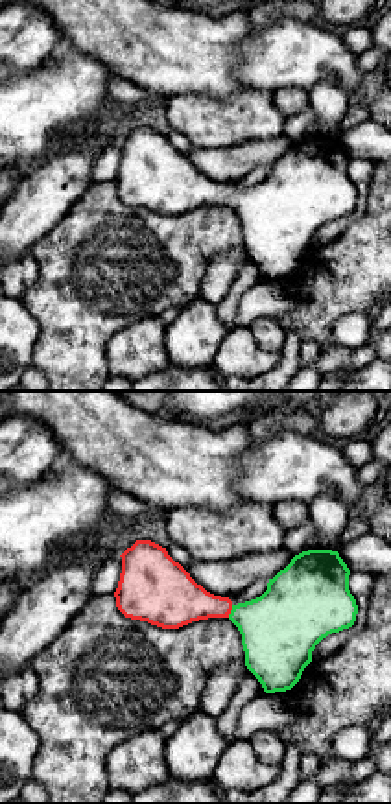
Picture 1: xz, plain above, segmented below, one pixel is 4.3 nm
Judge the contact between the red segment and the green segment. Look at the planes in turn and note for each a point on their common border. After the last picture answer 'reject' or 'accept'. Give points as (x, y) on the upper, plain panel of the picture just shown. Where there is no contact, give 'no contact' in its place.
contact (231, 196)

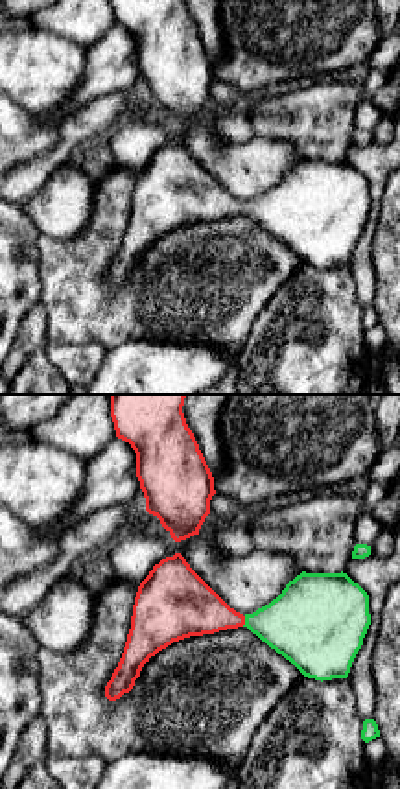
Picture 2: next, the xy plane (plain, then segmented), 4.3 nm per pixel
contact (244, 209)

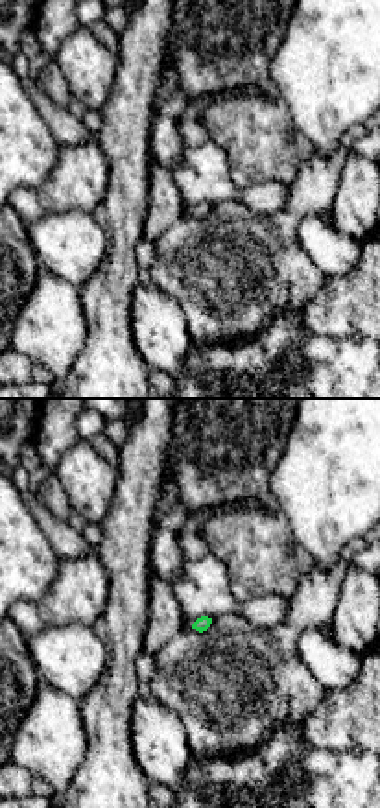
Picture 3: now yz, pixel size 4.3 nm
no contact

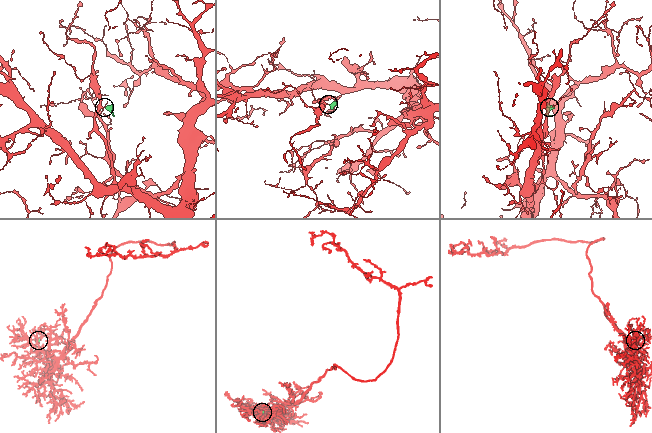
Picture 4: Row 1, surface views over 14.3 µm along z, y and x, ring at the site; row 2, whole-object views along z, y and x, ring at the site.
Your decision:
accept

